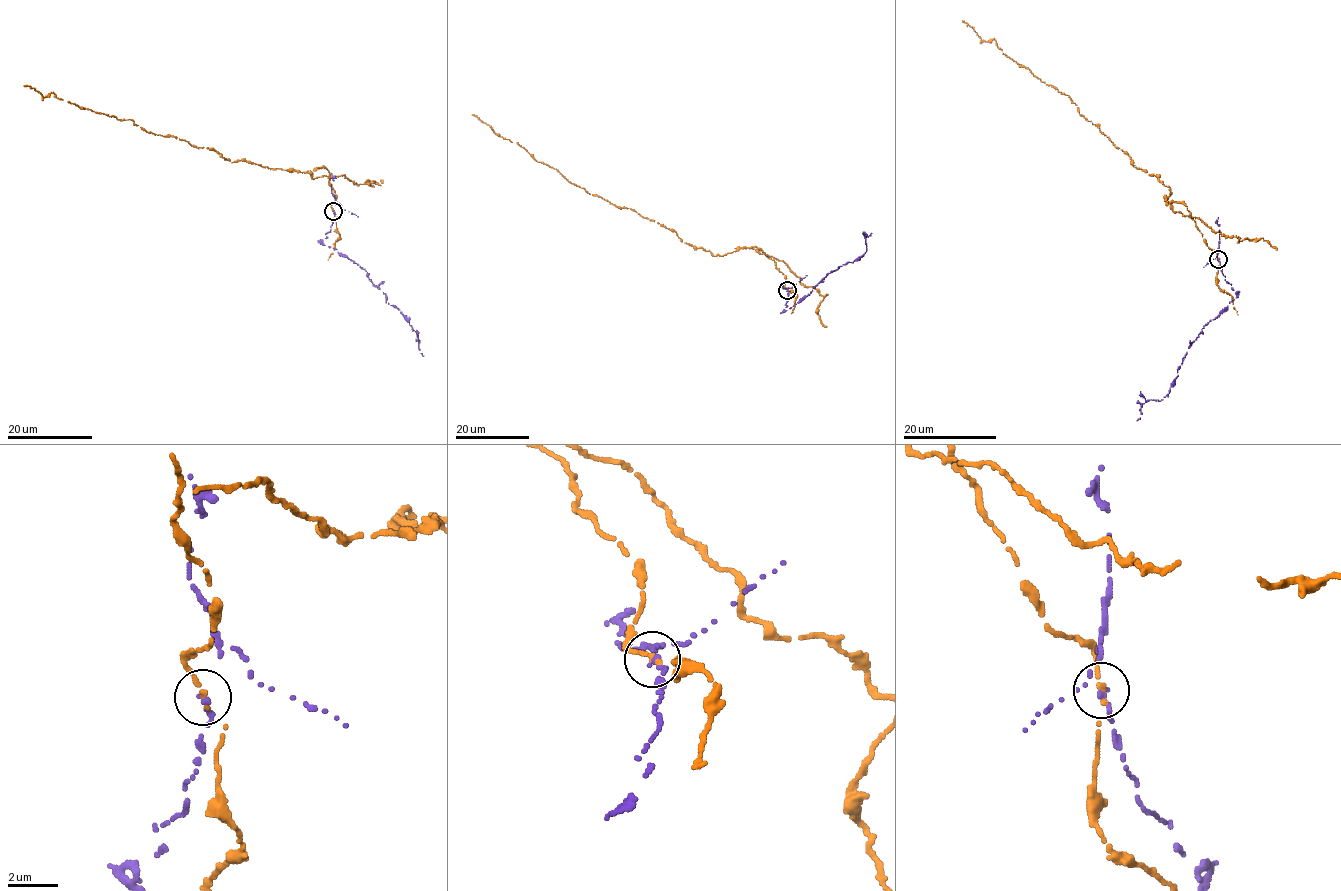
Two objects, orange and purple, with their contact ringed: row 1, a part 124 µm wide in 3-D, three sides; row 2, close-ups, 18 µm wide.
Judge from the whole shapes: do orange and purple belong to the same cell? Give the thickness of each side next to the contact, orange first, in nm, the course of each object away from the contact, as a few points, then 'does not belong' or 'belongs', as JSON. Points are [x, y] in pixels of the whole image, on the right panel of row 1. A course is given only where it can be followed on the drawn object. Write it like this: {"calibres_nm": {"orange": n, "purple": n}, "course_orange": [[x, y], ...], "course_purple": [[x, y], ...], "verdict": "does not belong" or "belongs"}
{"calibres_nm": {"orange": 170, "purple": 200}, "course_orange": [[1218, 259], [1184, 205], [1166, 204], [1170, 188], [1133, 165], [1068, 95], [962, 20]], "course_purple": [[1218, 260], [1225, 280], [1237, 296], [1193, 341], [1169, 393], [1160, 401], [1143, 403], [1137, 420]], "verdict": "does not belong"}

